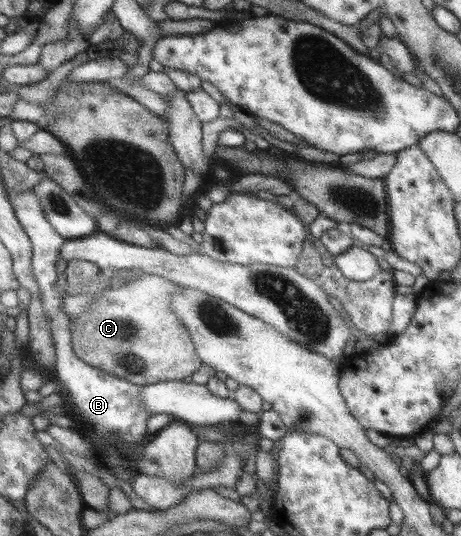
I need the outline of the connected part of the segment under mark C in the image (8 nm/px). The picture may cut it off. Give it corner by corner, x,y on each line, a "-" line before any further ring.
139,274
139,278
127,281
116,289
103,291
79,317
72,318
70,338
73,351
79,360
96,369
102,369
113,376
119,376
131,384
143,386
169,380
183,381
201,366
202,360
195,352
189,332
169,311
171,295
179,289
179,284
153,274

